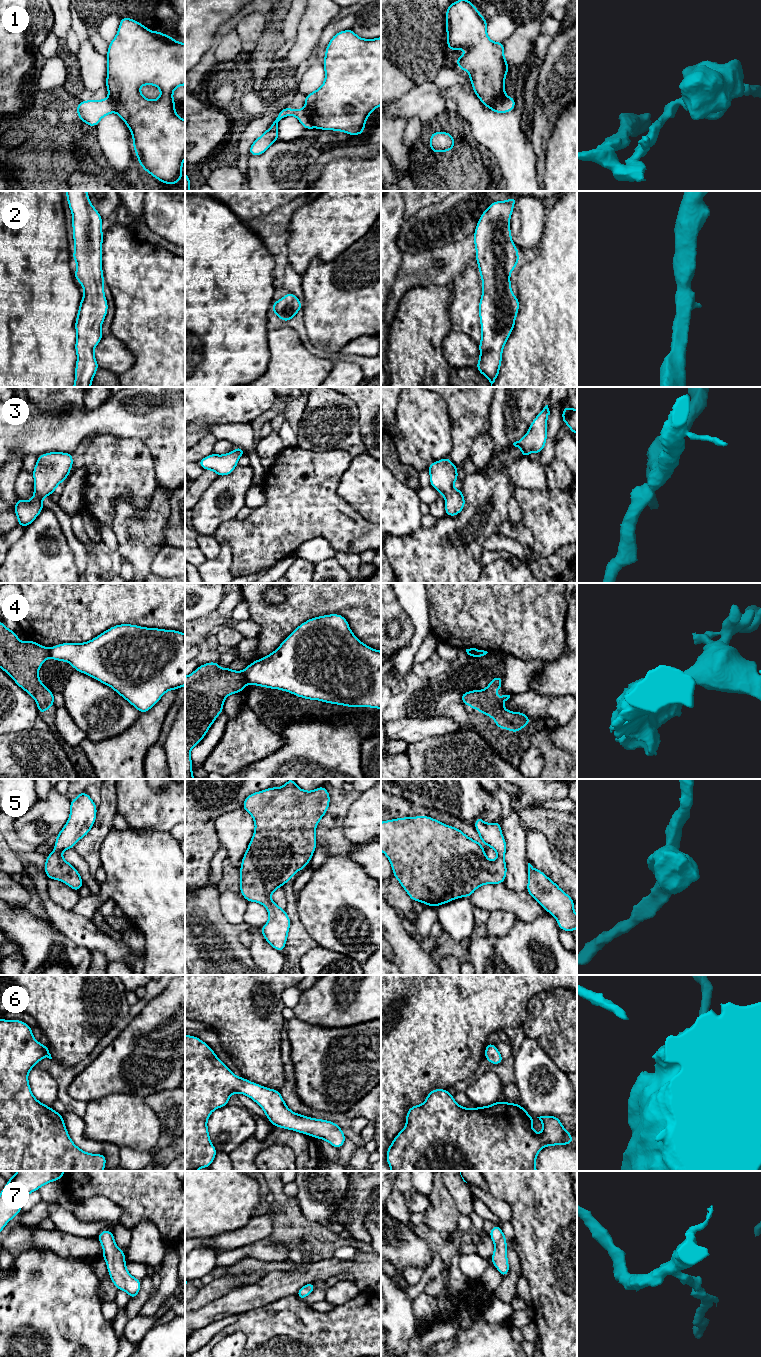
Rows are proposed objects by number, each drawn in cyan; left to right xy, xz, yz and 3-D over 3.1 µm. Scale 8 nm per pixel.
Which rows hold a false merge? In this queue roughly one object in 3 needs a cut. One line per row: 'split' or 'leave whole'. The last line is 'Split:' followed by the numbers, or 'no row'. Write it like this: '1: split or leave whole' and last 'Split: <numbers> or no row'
1: split
2: leave whole
3: leave whole
4: split
5: leave whole
6: leave whole
7: leave whole
Split: 1, 4

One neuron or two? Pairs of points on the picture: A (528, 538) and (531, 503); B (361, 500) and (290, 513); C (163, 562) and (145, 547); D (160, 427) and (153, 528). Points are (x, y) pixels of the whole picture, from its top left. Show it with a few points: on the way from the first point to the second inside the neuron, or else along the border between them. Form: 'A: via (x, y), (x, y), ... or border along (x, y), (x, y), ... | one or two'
A: border along (523, 526), (533, 536), (533, 545), (531, 547) | two
B: border along (339, 480), (337, 493), (364, 518) | two
C: border along (166, 544), (161, 547), (154, 557), (150, 572) | two
D: border along (158, 485), (162, 486), (169, 495) | two

